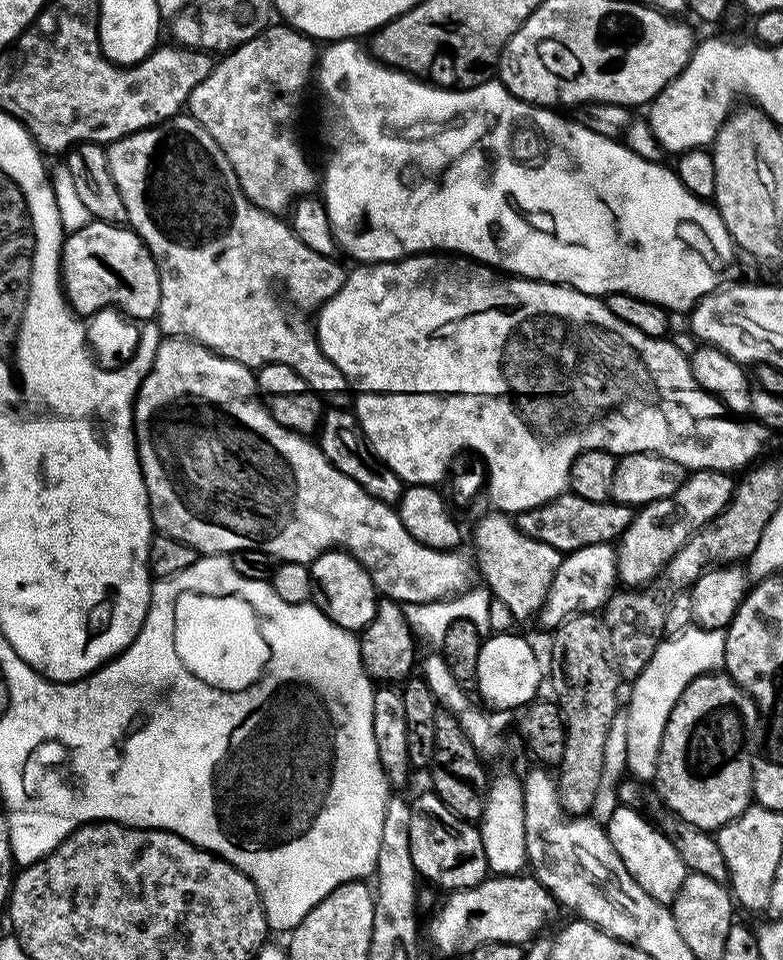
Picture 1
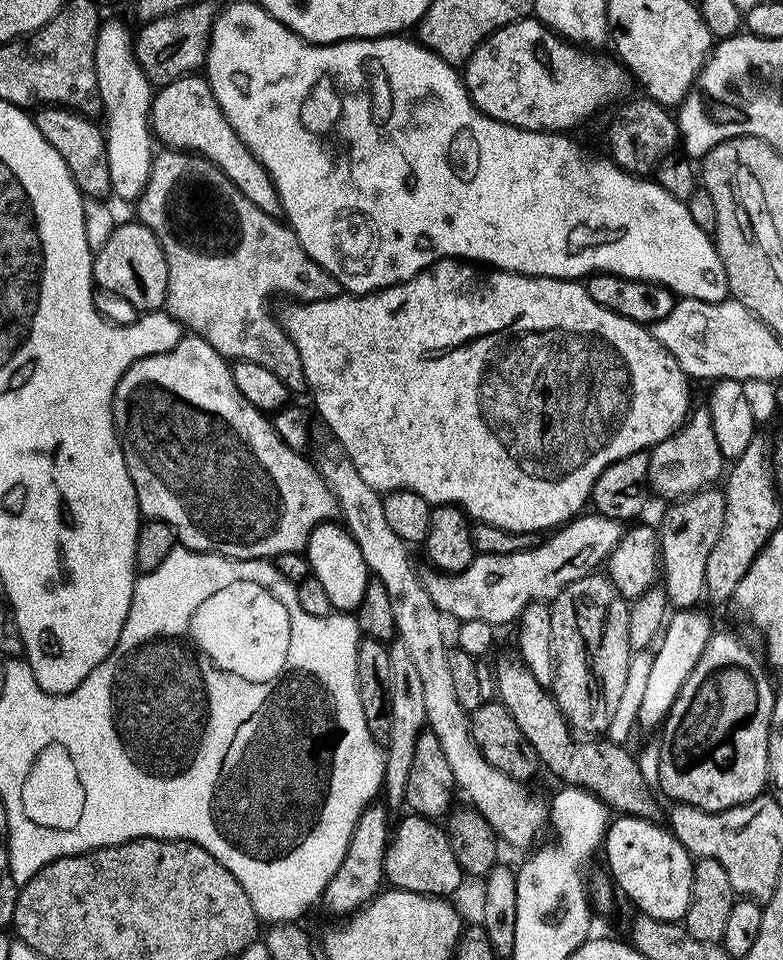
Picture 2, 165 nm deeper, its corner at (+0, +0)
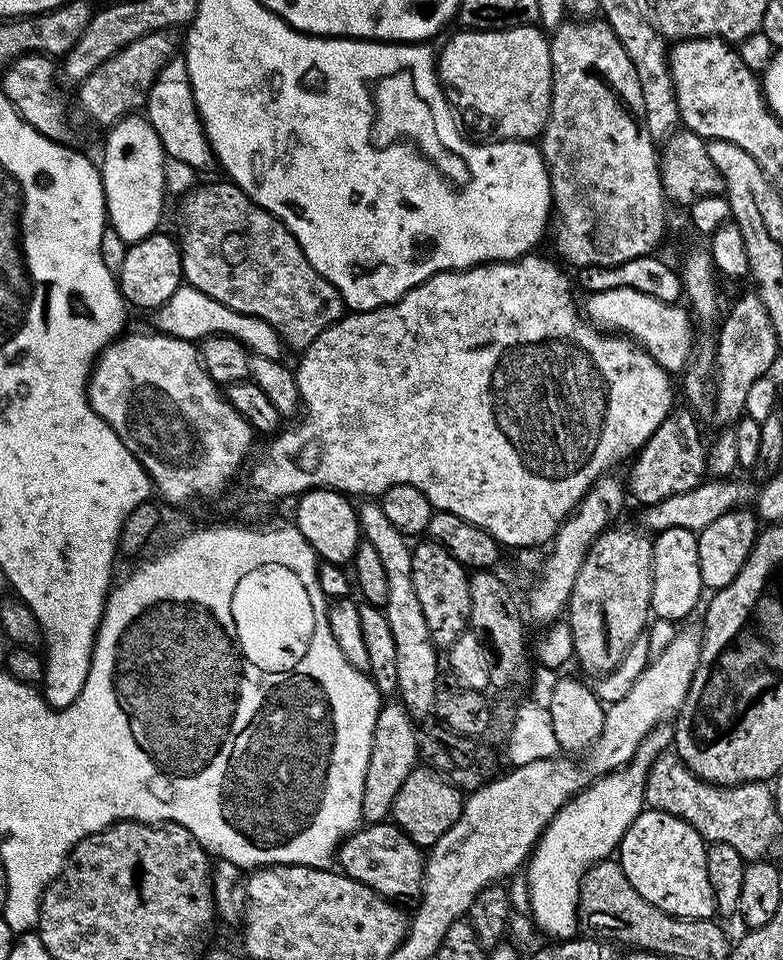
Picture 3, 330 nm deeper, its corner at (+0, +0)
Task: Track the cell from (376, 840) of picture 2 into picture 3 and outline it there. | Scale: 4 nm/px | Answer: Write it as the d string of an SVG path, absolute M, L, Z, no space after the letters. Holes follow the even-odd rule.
M385 703L380 709L374 726L370 762L366 766L366 782L362 790L360 819L365 825L382 824L391 817L394 798L398 798L398 790L402 790L402 782L406 782L406 778L410 778L410 774L418 767L419 756L417 721L413 720L403 704Z

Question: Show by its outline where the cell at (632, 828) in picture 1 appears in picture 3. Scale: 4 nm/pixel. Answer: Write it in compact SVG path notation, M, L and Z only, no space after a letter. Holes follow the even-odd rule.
M645 807L620 839L618 863L646 902L683 920L711 920L717 915L714 890L706 870L704 837L682 818Z

